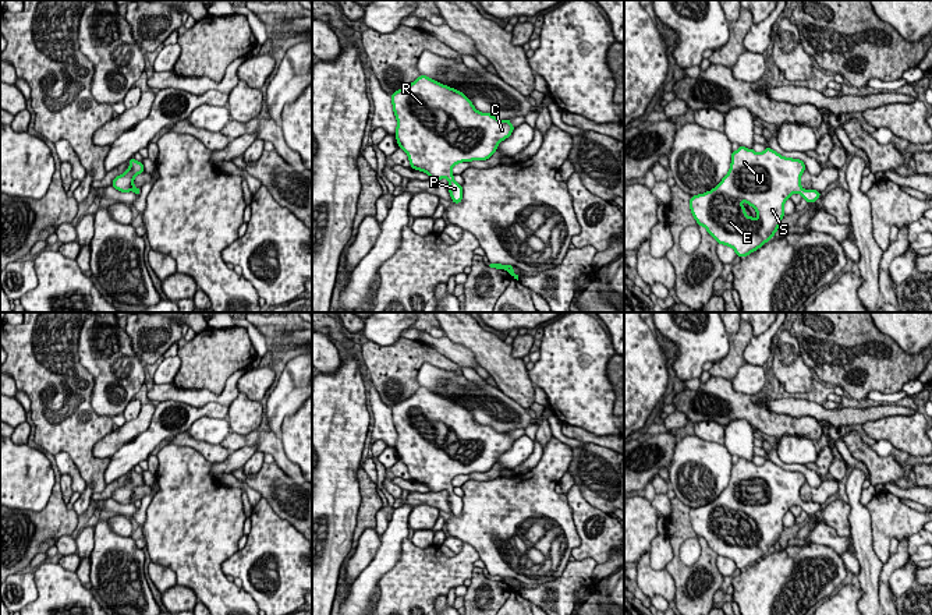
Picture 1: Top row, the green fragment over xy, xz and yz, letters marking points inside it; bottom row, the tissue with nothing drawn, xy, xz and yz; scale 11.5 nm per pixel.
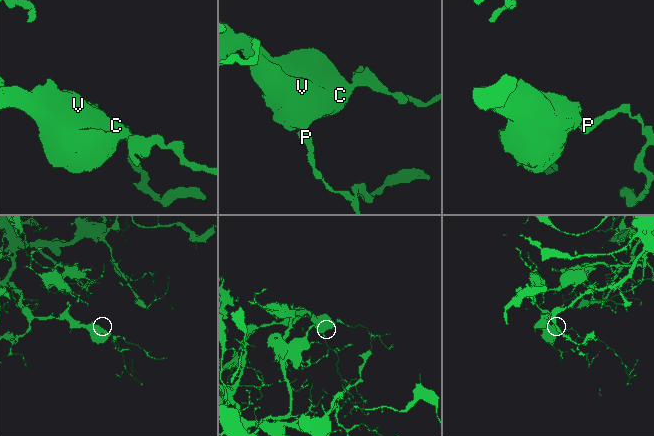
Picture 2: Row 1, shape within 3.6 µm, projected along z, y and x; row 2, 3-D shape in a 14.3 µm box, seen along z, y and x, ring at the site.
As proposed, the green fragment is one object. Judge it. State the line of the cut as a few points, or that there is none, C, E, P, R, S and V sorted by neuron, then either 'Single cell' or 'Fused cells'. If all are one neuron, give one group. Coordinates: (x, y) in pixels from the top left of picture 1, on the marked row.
No split. Groups: C E P R S V. Single cell

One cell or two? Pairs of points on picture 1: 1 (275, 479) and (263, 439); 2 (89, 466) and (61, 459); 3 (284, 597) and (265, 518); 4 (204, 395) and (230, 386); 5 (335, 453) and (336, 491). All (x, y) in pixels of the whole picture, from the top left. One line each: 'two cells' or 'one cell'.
1: two cells
2: two cells
3: one cell
4: one cell
5: one cell

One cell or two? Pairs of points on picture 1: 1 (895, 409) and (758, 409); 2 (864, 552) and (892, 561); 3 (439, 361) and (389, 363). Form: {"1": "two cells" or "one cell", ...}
{"1": "two cells", "2": "two cells", "3": "one cell"}

